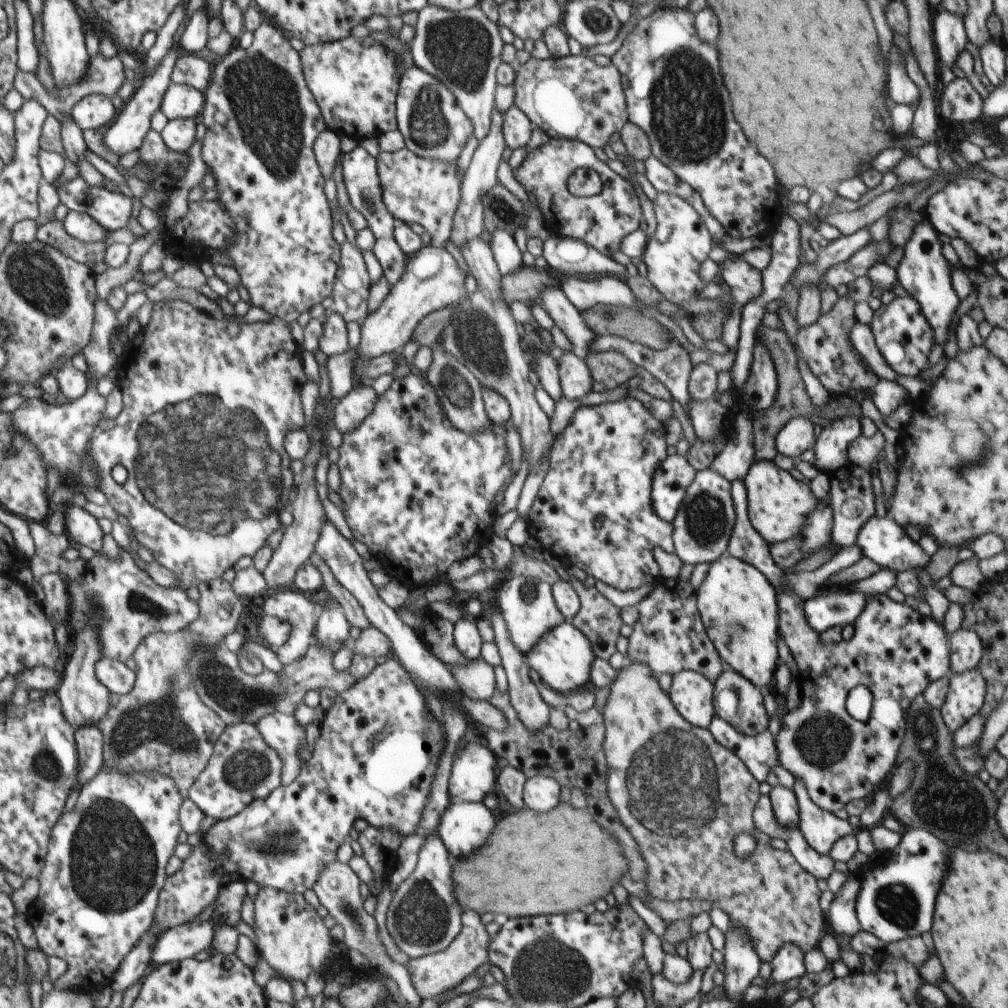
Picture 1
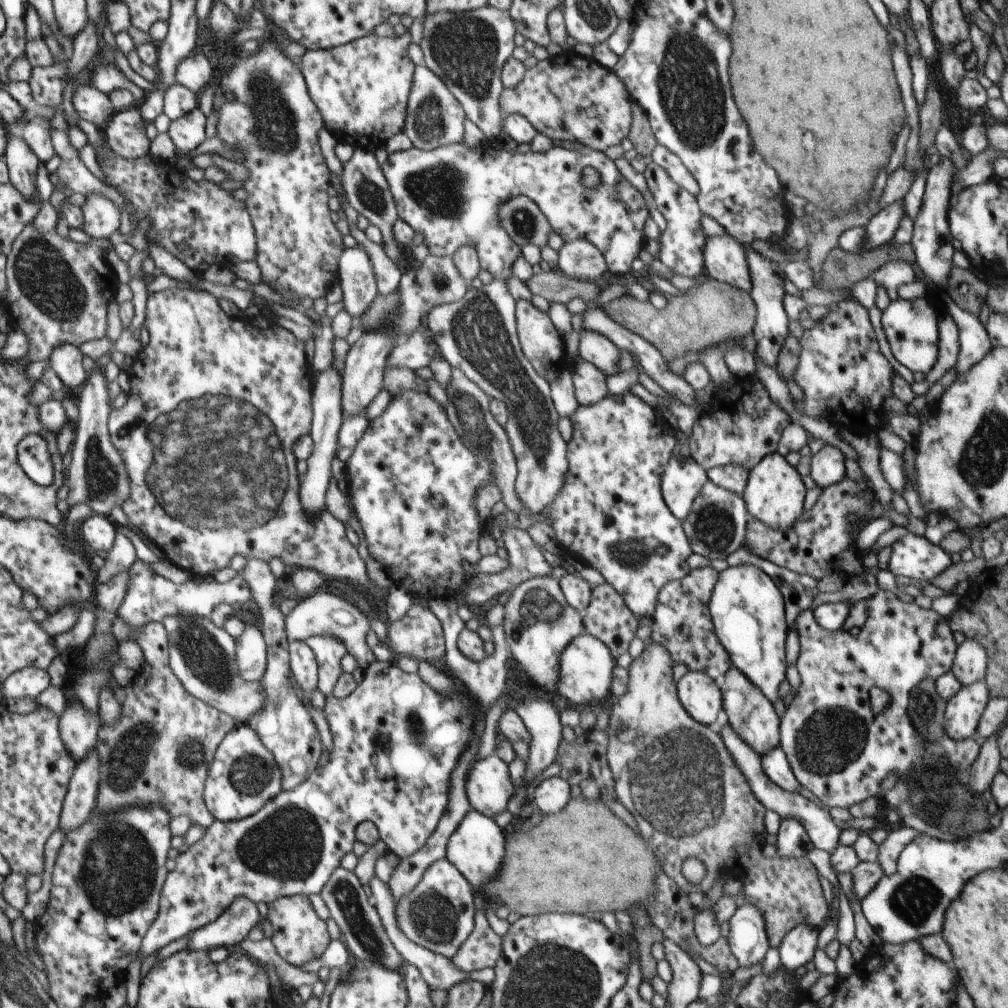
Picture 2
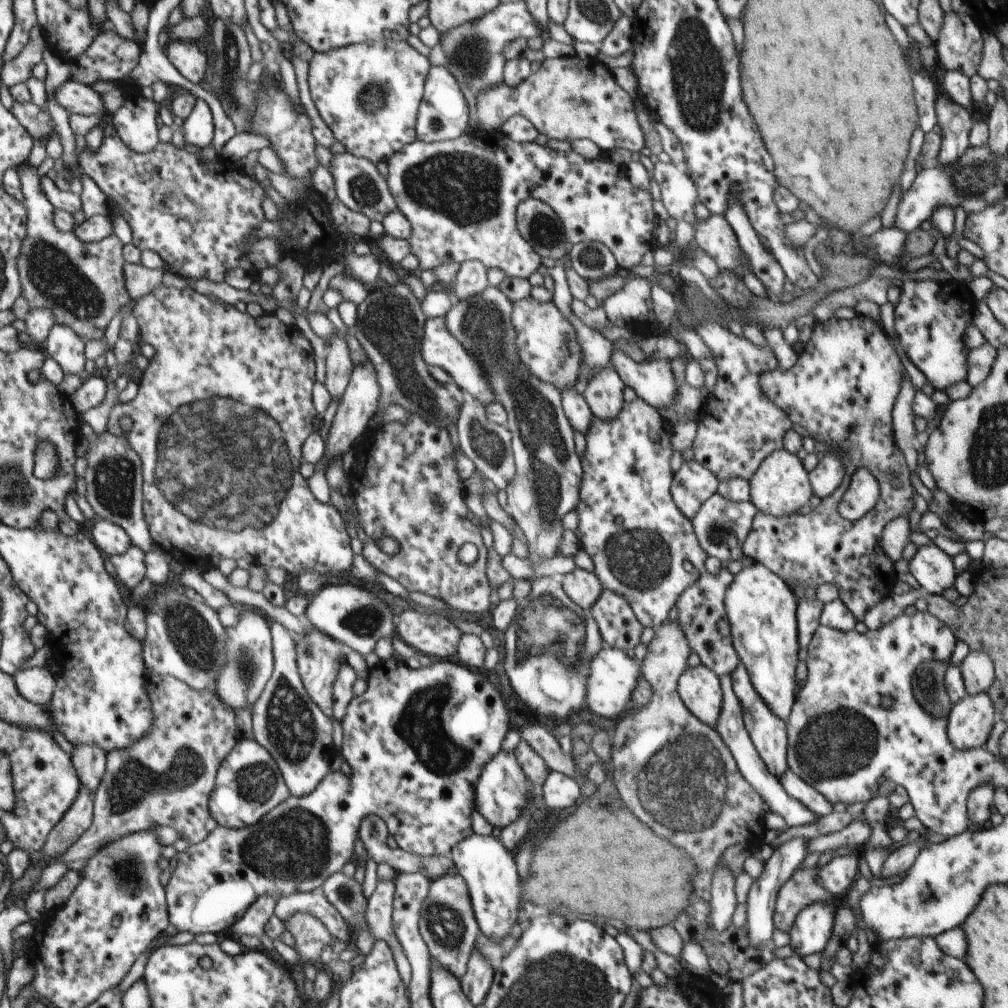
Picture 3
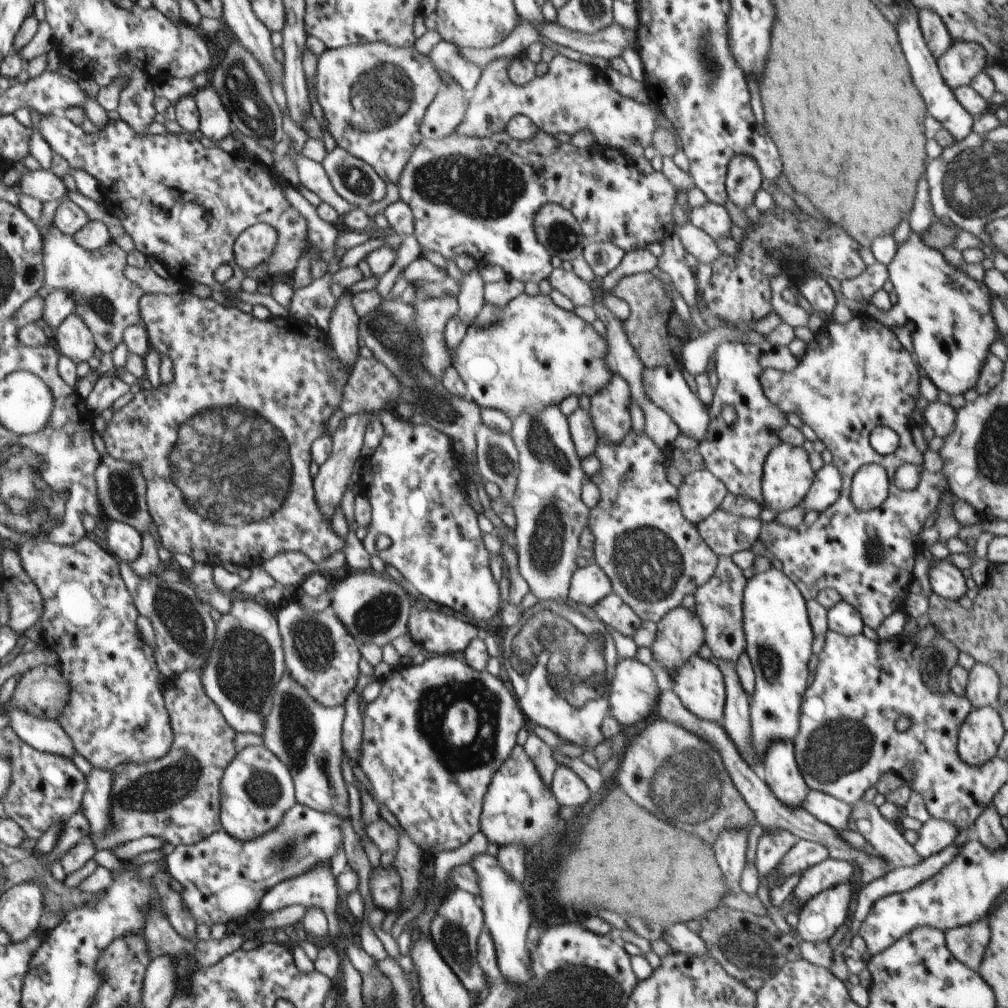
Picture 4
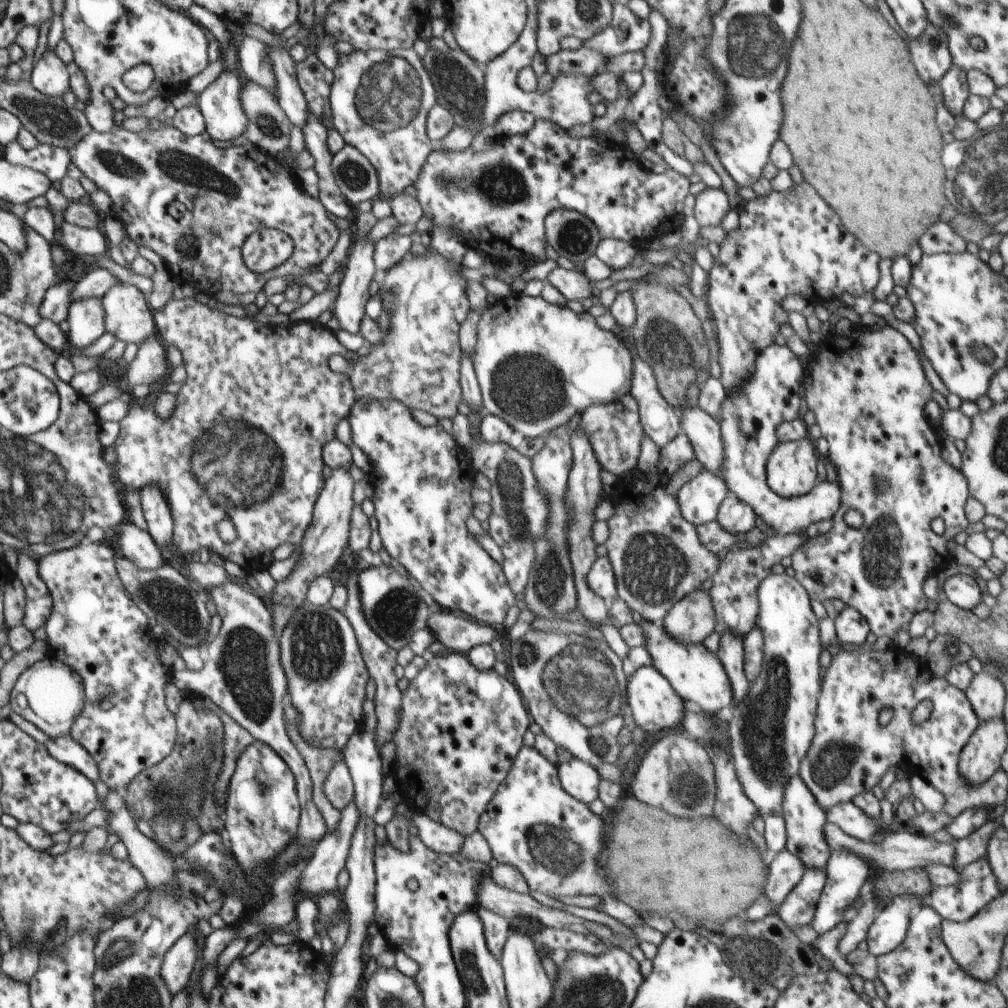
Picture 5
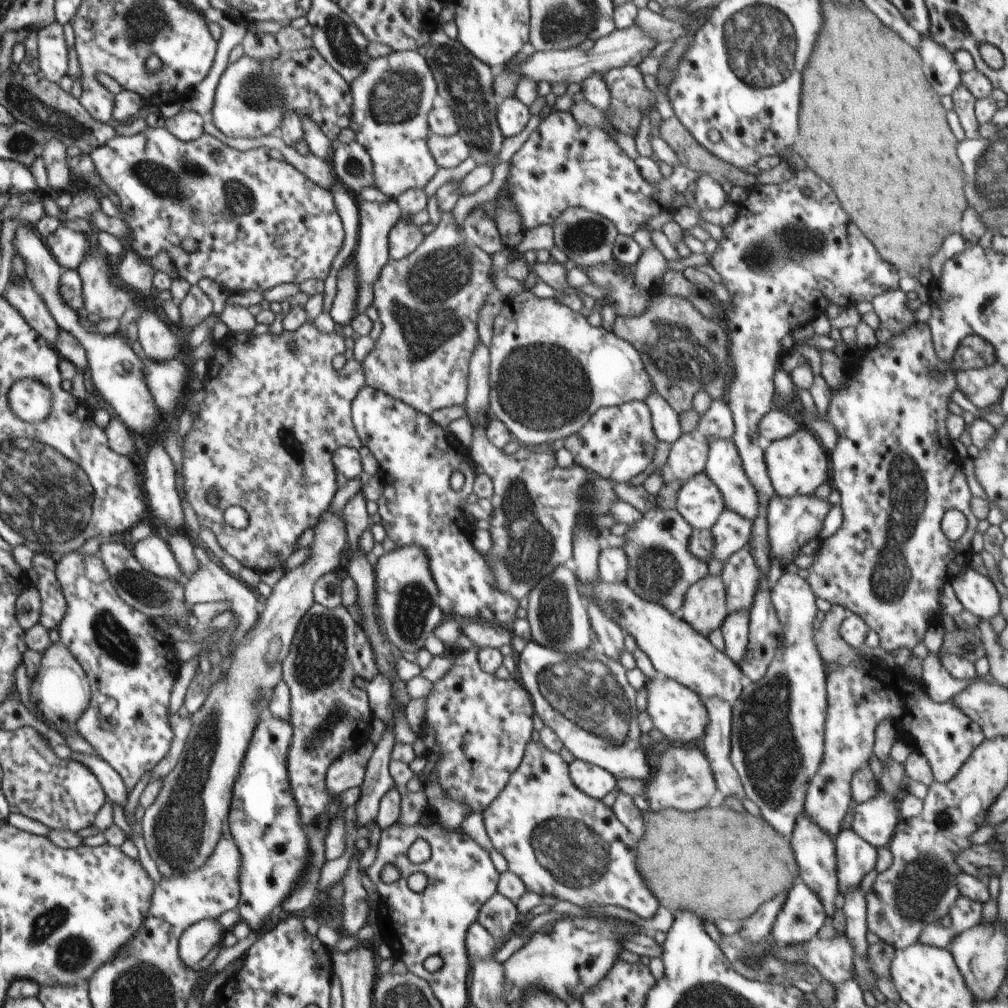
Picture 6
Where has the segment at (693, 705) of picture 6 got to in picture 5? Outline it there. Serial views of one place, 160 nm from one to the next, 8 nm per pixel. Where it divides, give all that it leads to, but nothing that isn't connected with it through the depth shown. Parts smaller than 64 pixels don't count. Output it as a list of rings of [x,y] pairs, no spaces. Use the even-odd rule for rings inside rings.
[[[651,665],[638,668],[626,681],[628,702],[625,708],[630,710],[636,727],[645,732],[656,733],[664,728],[676,729],[684,720],[684,700],[674,692],[670,682],[655,667]]]

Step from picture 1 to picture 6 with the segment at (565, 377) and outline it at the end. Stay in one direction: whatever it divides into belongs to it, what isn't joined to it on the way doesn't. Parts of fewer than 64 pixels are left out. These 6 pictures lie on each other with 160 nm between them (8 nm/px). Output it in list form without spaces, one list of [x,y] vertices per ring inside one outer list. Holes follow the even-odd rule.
[[[630,401],[620,406],[599,408],[576,434],[571,434],[564,439],[564,446],[572,453],[574,462],[588,471],[596,473],[602,478],[612,479],[616,483],[628,483],[633,476],[638,476],[640,472],[644,472],[652,464],[658,441],[653,429],[649,406],[644,401]]]

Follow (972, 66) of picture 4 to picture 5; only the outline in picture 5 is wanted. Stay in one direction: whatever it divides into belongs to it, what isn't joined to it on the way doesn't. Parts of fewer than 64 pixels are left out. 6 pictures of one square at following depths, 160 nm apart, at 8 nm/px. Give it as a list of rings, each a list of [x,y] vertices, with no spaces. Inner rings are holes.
[[[950,66],[950,70],[942,76],[938,84],[942,87],[946,109],[956,120],[963,119],[962,110],[964,110],[964,104],[966,104],[970,94],[967,72],[958,66]]]

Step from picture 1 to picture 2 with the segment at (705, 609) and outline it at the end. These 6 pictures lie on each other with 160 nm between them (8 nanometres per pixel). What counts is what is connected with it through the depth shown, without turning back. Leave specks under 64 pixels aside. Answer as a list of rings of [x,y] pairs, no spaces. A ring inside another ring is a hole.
[[[750,564],[729,566],[718,574],[718,582],[716,582],[716,586],[712,588],[712,594],[710,594],[708,610],[715,627],[715,634],[728,652],[731,665],[738,668],[751,681],[751,684],[754,684],[766,696],[766,699],[774,706],[777,716],[782,718],[787,709],[780,699],[779,686],[786,680],[785,647],[789,627],[785,620],[782,594],[776,588],[776,584],[772,582],[772,578]]]

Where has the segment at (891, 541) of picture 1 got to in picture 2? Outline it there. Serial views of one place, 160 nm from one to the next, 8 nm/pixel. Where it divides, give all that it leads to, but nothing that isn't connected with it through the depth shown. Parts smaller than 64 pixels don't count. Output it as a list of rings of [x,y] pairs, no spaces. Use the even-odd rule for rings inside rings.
[[[906,534],[892,544],[890,571],[896,576],[930,583],[953,563],[951,556],[940,546],[934,546],[925,537]]]

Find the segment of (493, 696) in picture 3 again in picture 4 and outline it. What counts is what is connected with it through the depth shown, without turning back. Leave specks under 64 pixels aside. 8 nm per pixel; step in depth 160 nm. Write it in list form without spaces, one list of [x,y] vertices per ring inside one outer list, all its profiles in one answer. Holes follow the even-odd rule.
[[[451,655],[427,658],[420,666],[412,664],[394,667],[391,676],[382,680],[382,687],[376,700],[366,702],[362,715],[362,756],[358,760],[358,766],[372,784],[372,798],[381,806],[385,806],[396,817],[402,830],[422,850],[435,857],[440,852],[455,850],[467,844],[479,831],[481,831],[480,816],[484,794],[488,790],[488,784],[492,776],[498,772],[498,768],[508,759],[512,748],[517,746],[516,735],[525,725],[526,717],[512,697],[510,687],[506,686],[506,680],[492,676],[487,671],[476,671]],[[297,803],[282,816],[280,824],[274,830],[254,840],[238,840],[220,830],[196,844],[179,845],[174,852],[165,857],[164,861],[167,872],[182,884],[183,891],[180,893],[182,902],[197,925],[202,923],[212,927],[218,923],[234,926],[258,912],[262,896],[280,882],[300,876],[312,870],[316,864],[330,865],[338,848],[343,846],[342,826],[344,826],[342,816],[332,812],[319,812]]]

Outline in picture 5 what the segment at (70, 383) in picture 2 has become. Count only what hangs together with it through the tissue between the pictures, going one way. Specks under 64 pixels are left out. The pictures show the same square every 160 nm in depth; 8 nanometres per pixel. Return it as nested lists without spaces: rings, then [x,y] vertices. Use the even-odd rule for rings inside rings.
[[[86,298],[75,301],[71,304],[66,321],[70,326],[66,340],[71,353],[76,356],[105,333],[102,300]]]

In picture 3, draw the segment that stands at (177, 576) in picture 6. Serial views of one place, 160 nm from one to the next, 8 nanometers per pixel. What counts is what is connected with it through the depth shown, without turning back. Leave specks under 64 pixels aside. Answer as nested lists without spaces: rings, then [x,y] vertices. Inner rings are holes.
[[[105,519],[96,520],[92,528],[92,538],[96,546],[109,556],[124,554],[134,546],[134,542],[125,530]]]

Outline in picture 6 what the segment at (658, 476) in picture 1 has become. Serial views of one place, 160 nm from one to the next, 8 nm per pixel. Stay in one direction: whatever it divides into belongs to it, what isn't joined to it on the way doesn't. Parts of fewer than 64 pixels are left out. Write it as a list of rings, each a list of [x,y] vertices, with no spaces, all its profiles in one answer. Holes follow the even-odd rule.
[[[702,472],[680,488],[676,509],[693,529],[711,530],[725,509],[725,502],[720,489]]]

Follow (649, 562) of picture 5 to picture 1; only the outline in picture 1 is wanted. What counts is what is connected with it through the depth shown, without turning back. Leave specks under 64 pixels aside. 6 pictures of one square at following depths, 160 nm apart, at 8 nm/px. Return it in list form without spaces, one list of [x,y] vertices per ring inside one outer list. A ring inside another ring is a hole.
[[[634,398],[578,408],[549,450],[550,468],[528,512],[532,542],[549,548],[564,564],[583,570],[590,581],[601,580],[619,591],[660,581],[660,568],[653,558],[654,548],[660,547],[670,554],[676,552],[672,523],[656,516],[650,500],[654,474],[668,457],[665,437],[665,426]]]

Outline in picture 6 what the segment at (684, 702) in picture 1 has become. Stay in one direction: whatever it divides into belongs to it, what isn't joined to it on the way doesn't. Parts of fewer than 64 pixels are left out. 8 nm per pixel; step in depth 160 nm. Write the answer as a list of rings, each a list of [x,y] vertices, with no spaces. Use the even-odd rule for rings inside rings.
[[[598,576],[594,582],[584,584],[577,578],[577,589],[587,603],[591,599],[606,616],[632,636],[660,676],[691,688],[702,699],[718,697],[733,706],[743,694],[744,689],[740,683],[743,672],[739,665],[725,652],[718,651],[706,635],[698,632],[681,615],[672,614],[661,604],[638,596],[626,581],[612,584]]]

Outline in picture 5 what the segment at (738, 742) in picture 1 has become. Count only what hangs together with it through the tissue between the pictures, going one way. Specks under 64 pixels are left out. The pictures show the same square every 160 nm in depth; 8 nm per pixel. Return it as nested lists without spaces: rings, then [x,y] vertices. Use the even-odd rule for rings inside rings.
[[[853,802],[836,804],[825,811],[826,822],[836,824],[845,834],[857,840],[869,841],[882,830],[882,818],[866,816]]]

